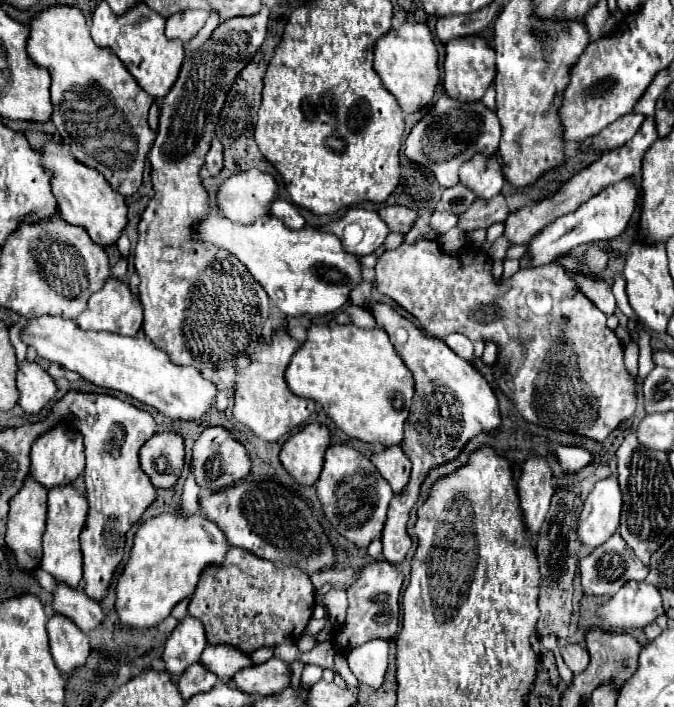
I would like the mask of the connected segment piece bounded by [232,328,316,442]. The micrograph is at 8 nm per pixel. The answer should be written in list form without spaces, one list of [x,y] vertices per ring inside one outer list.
[[[278,328],[272,334],[272,340],[268,342],[268,346],[256,350],[250,356],[250,364],[244,370],[236,372],[236,388],[234,388],[234,408],[232,414],[238,422],[242,422],[244,426],[252,428],[252,432],[266,440],[266,442],[276,442],[282,436],[290,434],[294,428],[298,428],[316,408],[314,400],[308,398],[300,398],[296,394],[290,392],[286,380],[284,380],[284,372],[290,364],[290,358],[294,356],[294,352],[300,348],[300,342],[290,338],[288,332],[284,328]]]

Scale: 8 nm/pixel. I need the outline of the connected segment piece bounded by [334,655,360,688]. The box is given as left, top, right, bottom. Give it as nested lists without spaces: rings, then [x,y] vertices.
[[[336,655],[334,663],[336,666],[336,671],[348,685],[356,688],[360,686],[360,682],[357,680],[354,674],[352,674],[351,670],[348,667],[348,663],[343,655]]]

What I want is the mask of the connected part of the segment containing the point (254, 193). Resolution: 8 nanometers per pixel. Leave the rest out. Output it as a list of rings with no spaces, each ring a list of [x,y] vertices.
[[[248,170],[222,182],[216,204],[228,220],[250,226],[260,216],[270,214],[270,204],[278,200],[276,190],[276,182],[270,174]]]

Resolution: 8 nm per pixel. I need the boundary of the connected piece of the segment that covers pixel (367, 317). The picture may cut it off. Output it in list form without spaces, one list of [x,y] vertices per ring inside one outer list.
[[[348,306],[346,312],[352,316],[352,322],[354,322],[356,326],[360,326],[360,328],[378,328],[374,316],[372,316],[368,310],[356,308],[356,306]]]

